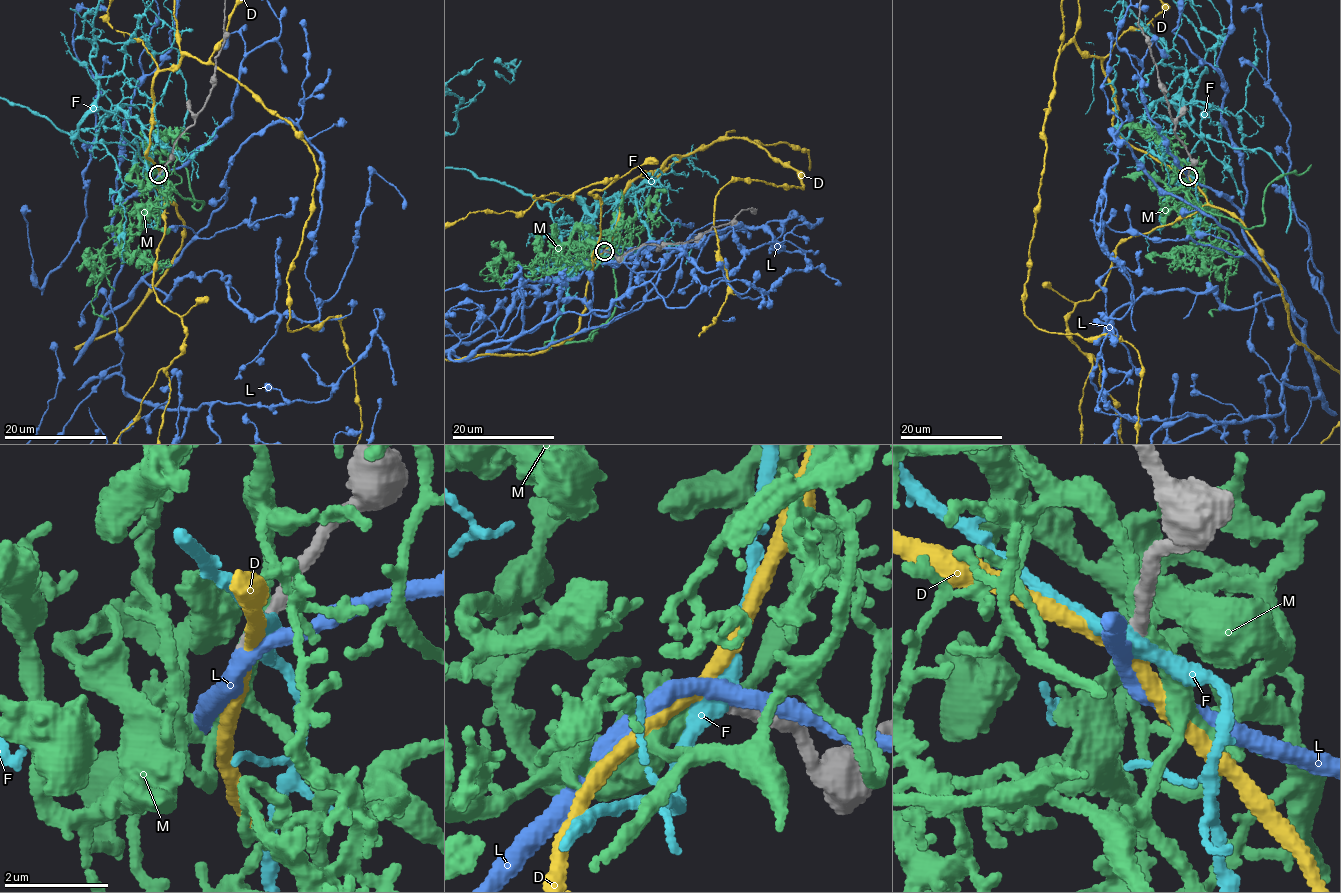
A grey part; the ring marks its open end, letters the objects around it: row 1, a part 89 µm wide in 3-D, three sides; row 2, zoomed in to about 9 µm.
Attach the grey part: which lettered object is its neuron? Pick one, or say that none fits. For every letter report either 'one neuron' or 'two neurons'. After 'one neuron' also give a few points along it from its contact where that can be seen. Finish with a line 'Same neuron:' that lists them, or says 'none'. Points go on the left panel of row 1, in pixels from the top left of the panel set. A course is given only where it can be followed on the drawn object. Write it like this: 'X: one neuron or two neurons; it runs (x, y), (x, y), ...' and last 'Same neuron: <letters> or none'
D: two neurons
F: two neurons
L: one neuron
M: two neurons
Same neuron: L

